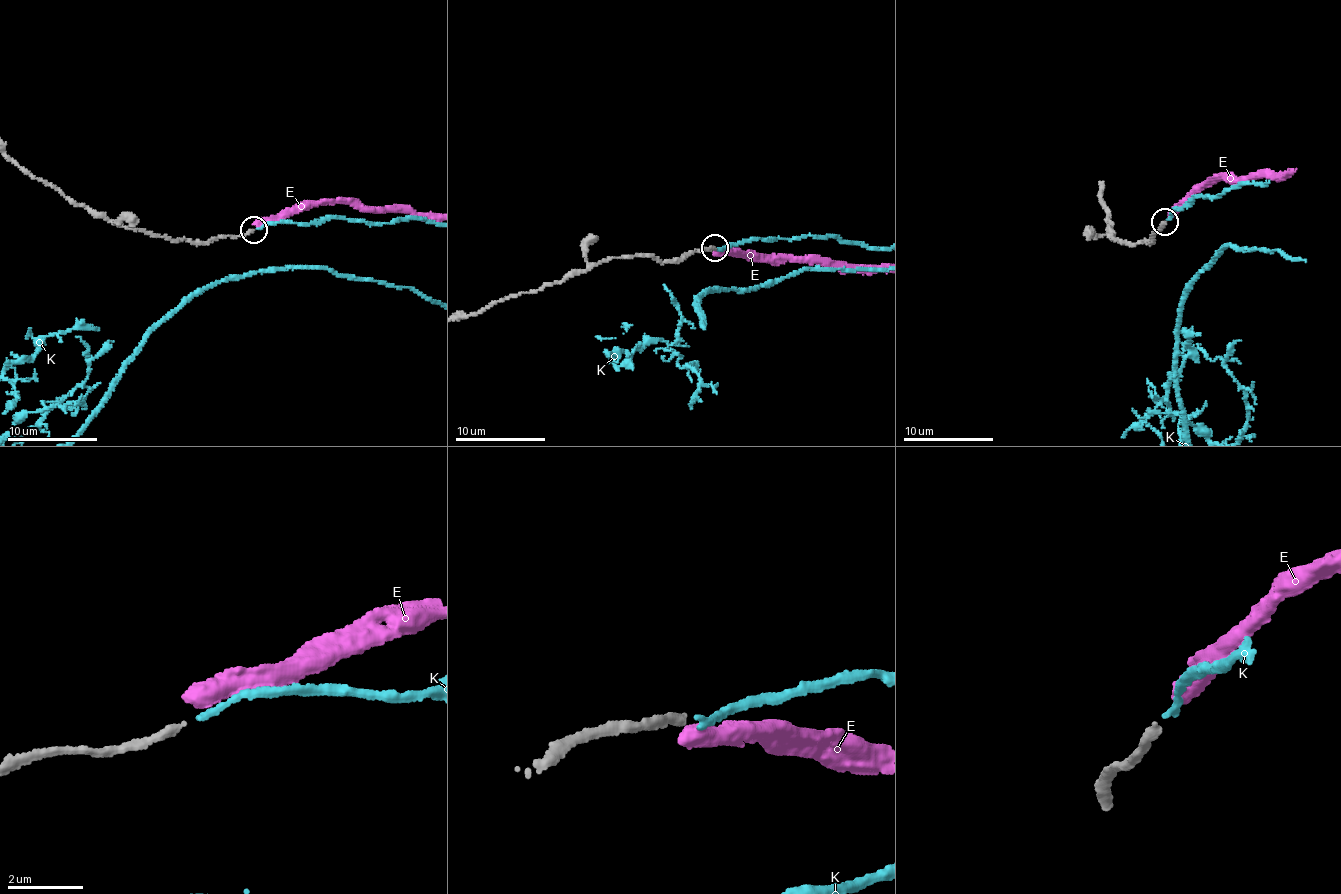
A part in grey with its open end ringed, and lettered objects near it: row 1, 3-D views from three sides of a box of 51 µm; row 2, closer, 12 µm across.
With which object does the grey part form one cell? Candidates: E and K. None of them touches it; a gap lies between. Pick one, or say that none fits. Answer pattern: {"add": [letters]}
{"add": ["K"]}

